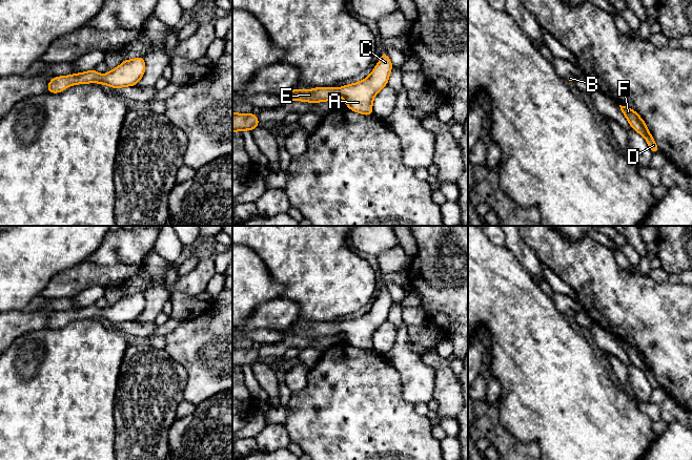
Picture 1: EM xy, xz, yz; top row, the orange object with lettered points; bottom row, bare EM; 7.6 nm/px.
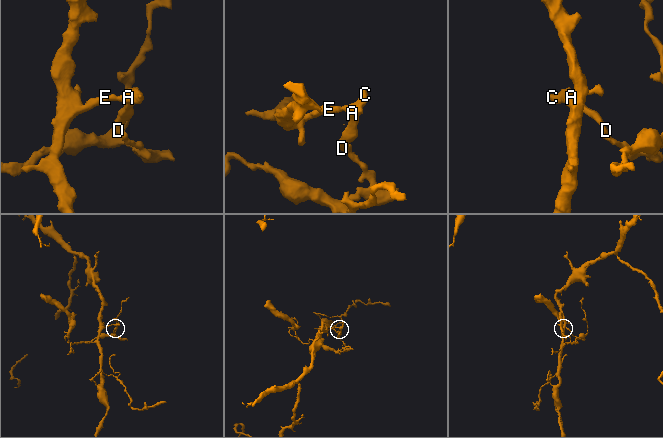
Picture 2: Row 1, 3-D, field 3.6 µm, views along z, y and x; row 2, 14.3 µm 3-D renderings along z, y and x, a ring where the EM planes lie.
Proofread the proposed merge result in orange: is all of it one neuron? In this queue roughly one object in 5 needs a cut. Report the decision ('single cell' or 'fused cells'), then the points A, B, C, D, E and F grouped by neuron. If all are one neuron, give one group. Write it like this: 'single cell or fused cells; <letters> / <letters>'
single cell; A B C D E F

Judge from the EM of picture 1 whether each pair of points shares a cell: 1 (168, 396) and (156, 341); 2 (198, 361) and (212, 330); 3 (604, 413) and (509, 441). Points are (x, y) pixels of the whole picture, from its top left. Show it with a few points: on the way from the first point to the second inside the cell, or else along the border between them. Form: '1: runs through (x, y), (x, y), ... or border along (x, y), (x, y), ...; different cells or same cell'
1: border along (149, 344), (155, 348), (164, 349); different cells
2: runs through (205, 354), (212, 347), (212, 337); same cell
3: border along (500, 421), (518, 440), (536, 442), (540, 448); different cells

